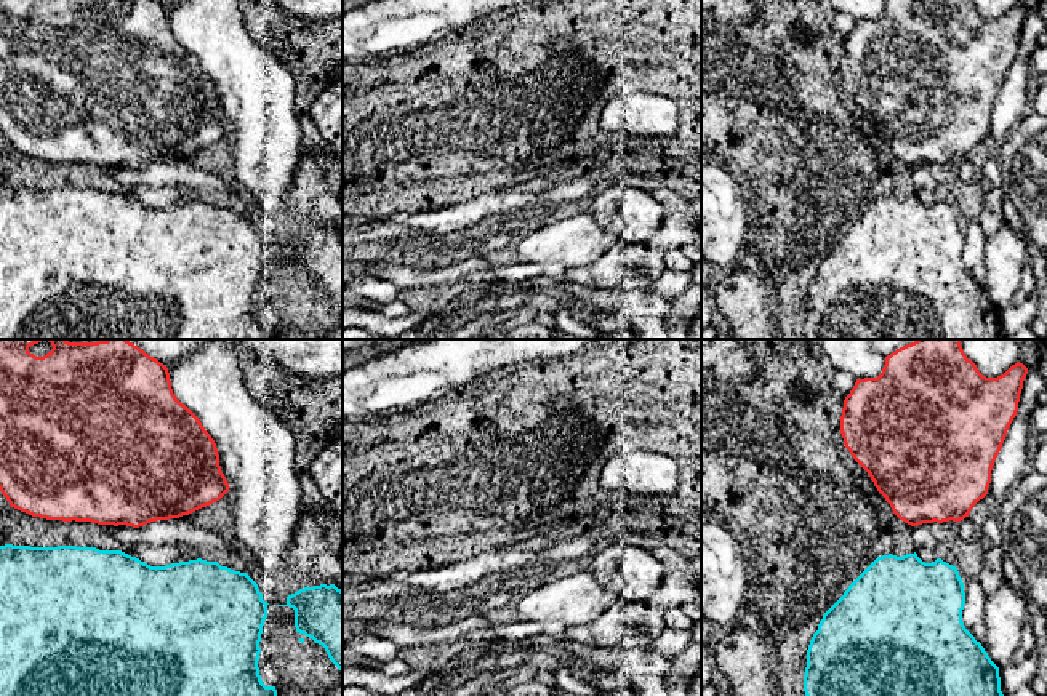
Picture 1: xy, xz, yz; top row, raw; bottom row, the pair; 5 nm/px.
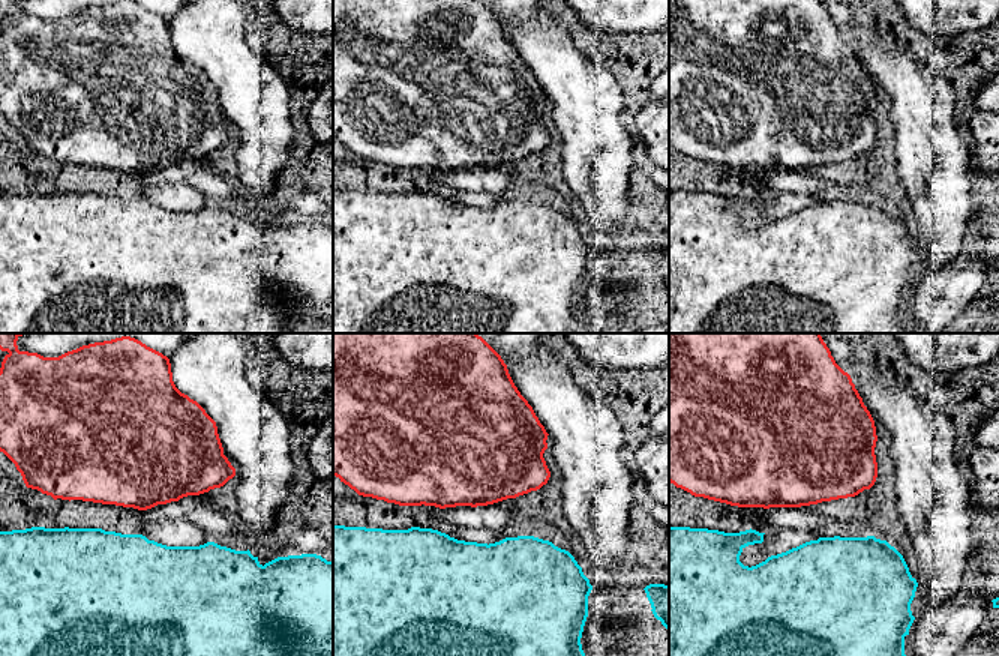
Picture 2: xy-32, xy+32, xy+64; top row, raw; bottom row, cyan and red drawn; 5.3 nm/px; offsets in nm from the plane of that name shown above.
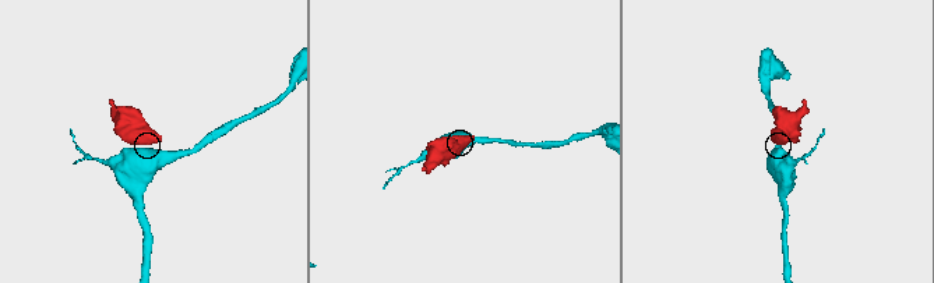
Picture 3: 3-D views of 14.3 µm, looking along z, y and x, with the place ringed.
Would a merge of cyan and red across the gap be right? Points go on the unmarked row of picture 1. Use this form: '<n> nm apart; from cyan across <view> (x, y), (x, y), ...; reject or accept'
120 nm apart; from cyan across xy (95, 189), (98, 165); reject

